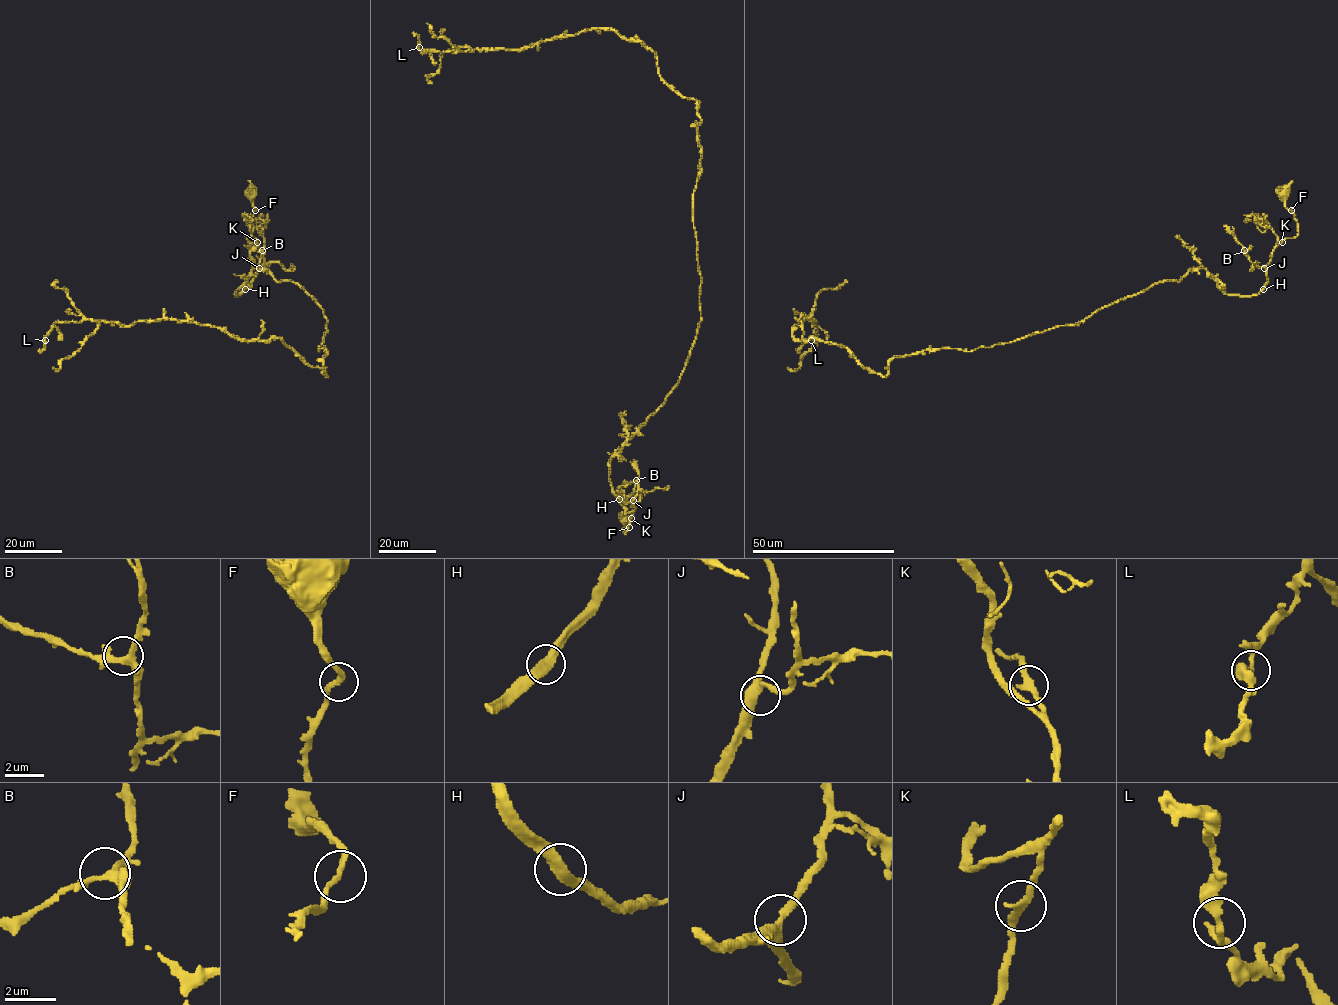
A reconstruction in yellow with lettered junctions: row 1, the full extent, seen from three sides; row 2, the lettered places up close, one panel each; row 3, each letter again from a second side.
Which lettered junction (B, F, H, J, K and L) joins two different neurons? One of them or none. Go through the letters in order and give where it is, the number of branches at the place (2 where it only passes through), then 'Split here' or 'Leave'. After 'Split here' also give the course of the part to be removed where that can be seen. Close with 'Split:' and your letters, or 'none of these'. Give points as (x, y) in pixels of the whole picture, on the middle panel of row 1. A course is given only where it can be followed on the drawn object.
B: Place: (636, 480). Branches: 3. Leave
F: Place: (629, 527). Branches: 2. Leave
H: Place: (619, 499). Branches: 2. Leave
J: Place: (633, 500). Branches: 3. Leave
K: Place: (631, 518). Branches: 2. Leave
L: Place: (419, 47). Branches: 2. Leave
Split: none of these

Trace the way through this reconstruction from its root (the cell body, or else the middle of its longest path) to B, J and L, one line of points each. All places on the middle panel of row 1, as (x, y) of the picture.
B: (626, 519), (629, 527), (625, 534), (634, 510), (633, 499), (638, 492), (636, 480)
J: (626, 519), (629, 527), (625, 534), (634, 510), (633, 500)
L: (626, 519), (625, 534), (634, 507), (609, 460), (677, 382), (700, 321), (697, 105), (613, 30), (419, 47)

